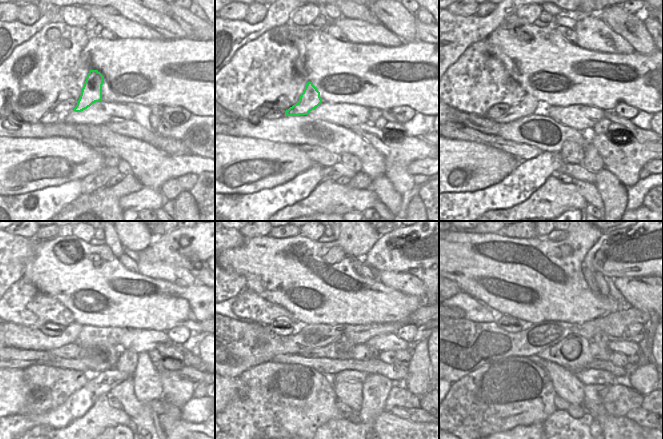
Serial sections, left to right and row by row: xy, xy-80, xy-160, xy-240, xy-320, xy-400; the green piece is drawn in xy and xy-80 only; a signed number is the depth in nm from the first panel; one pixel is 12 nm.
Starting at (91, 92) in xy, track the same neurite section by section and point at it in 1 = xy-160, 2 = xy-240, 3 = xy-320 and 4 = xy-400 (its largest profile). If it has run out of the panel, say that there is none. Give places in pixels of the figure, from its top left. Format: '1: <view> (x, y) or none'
1: xy-160 (528, 105)
2: xy-240 (23, 338)
3: xy-320 (298, 325)
4: xy-400 (524, 325)

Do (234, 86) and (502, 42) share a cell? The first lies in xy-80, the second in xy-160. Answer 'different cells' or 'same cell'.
different cells

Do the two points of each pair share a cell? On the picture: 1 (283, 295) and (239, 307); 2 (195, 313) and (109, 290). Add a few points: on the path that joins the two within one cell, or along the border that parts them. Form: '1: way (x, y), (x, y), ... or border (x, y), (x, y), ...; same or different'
1: border (246, 287), (265, 299), (283, 306), (287, 310); different
2: way (174, 306), (146, 304), (130, 300); same

